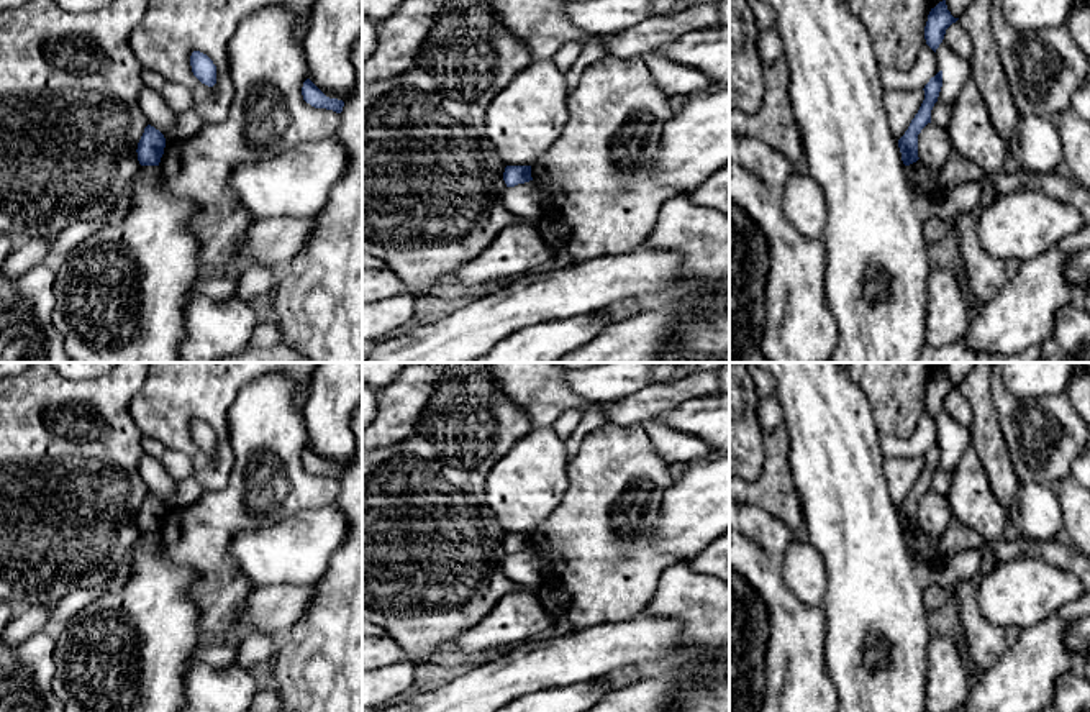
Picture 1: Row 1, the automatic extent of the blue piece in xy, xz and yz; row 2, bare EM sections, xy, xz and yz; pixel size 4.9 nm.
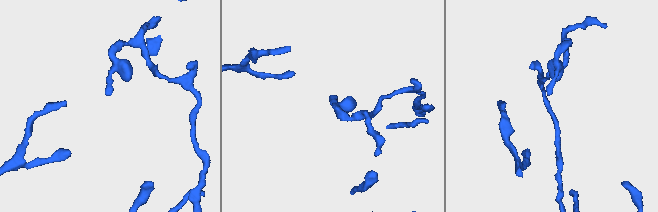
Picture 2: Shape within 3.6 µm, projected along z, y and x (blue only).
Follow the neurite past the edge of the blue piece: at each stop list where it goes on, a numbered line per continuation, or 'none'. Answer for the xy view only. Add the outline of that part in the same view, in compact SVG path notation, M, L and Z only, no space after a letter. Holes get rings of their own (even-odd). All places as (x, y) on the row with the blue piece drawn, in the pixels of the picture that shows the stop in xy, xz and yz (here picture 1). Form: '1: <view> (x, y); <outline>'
none

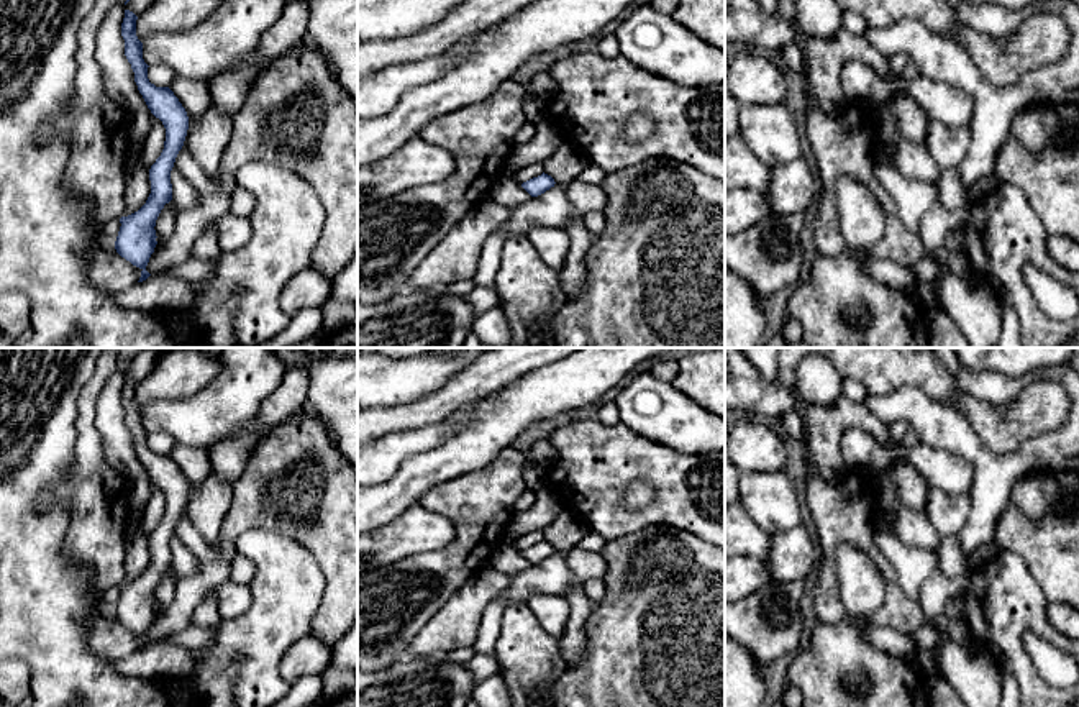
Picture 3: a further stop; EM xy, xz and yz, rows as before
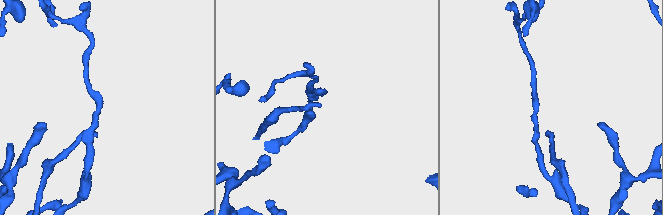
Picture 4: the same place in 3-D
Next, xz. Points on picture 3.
1: xz (568, 161); M564 141L544 166L544 174L551 176L556 184L569 184L579 177L589 164L585 153L569 141Z

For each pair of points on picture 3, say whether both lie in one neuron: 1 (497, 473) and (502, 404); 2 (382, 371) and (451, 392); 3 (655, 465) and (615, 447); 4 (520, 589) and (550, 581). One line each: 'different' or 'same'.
1: different
2: different
3: same
4: same

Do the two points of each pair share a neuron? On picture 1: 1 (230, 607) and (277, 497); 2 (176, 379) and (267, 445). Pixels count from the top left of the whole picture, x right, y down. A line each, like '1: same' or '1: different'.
1: same
2: different

